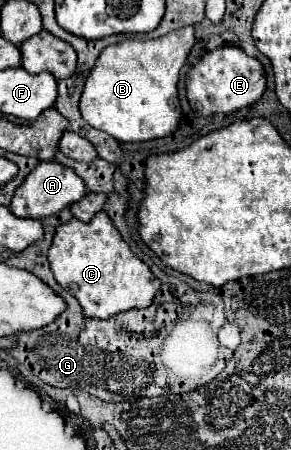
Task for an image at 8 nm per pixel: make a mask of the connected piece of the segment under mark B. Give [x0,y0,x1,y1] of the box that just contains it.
[81,27,195,143]

